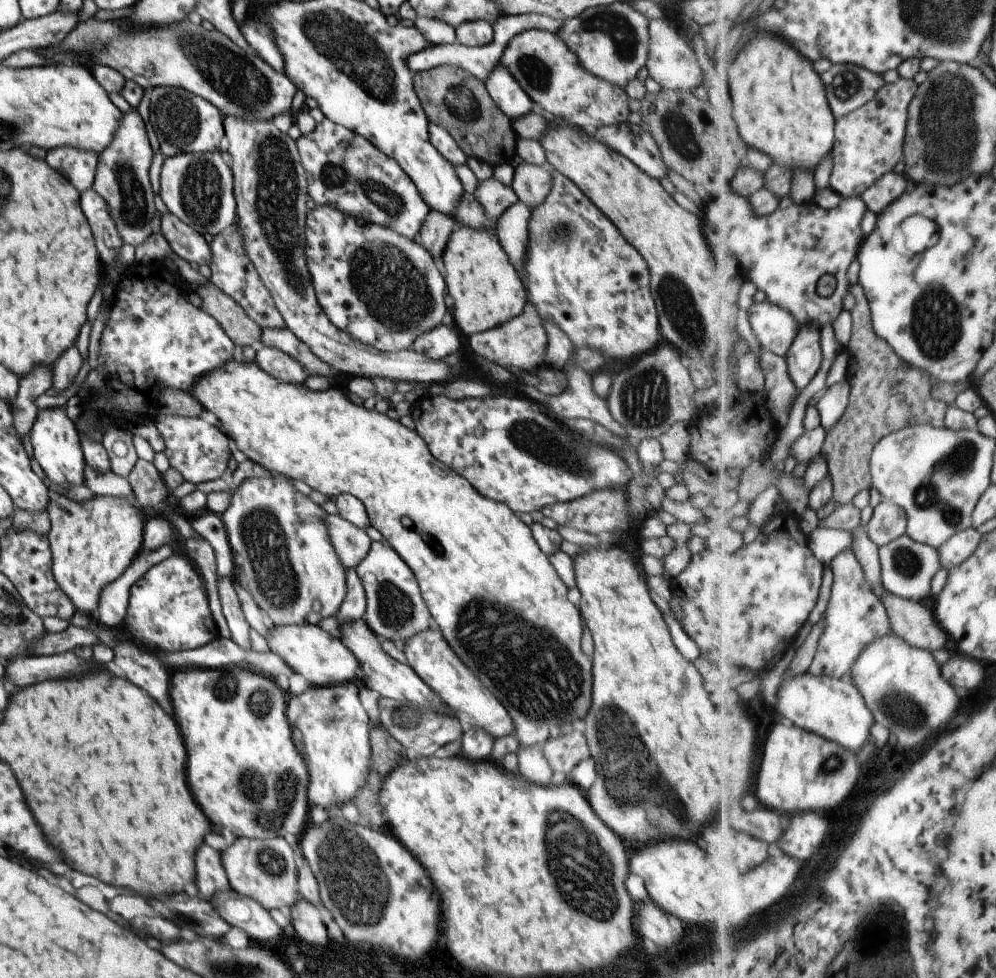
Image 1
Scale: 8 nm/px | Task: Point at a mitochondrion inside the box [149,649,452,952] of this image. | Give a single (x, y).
(356, 883)

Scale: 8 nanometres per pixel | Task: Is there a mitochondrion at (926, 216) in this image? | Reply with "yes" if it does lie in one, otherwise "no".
no

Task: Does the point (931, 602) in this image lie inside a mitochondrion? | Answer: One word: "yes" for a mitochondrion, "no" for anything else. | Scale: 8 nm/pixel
no

